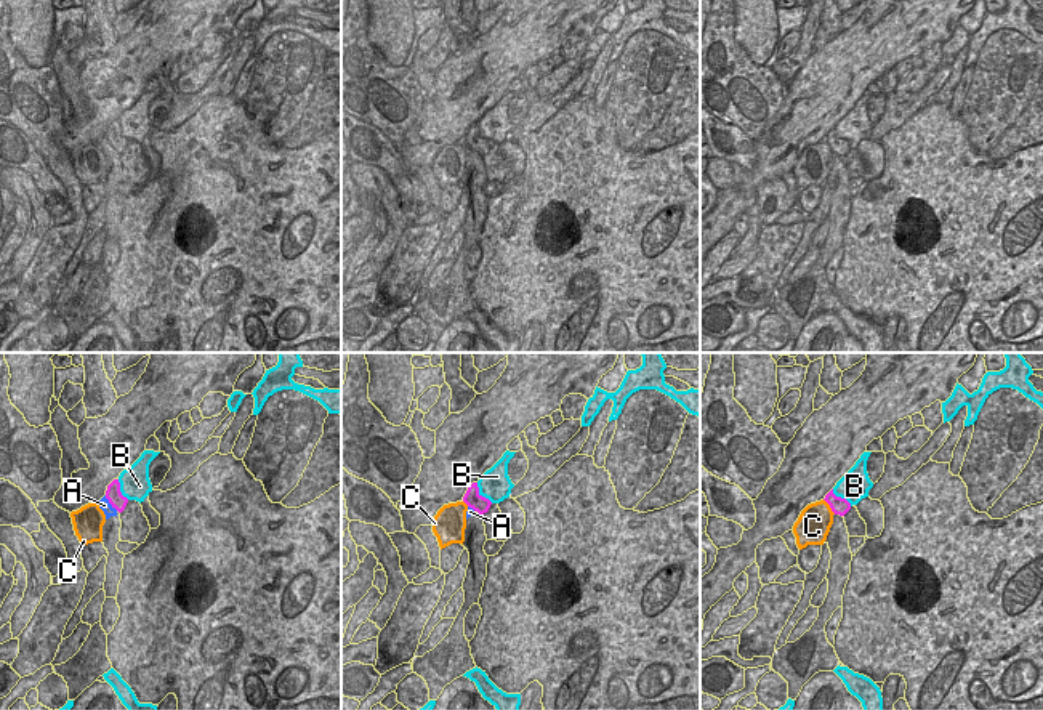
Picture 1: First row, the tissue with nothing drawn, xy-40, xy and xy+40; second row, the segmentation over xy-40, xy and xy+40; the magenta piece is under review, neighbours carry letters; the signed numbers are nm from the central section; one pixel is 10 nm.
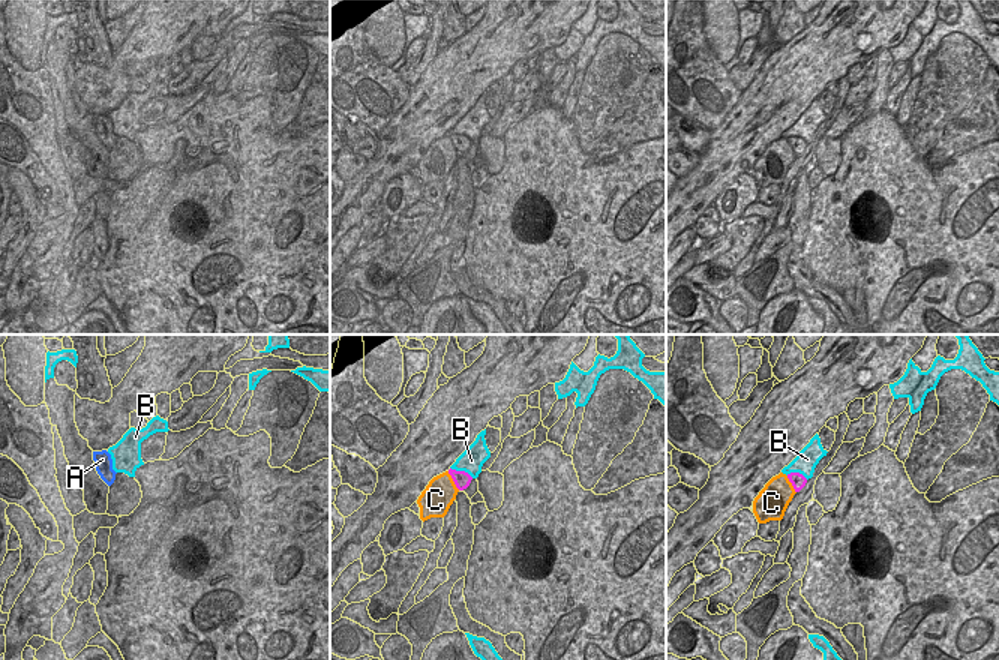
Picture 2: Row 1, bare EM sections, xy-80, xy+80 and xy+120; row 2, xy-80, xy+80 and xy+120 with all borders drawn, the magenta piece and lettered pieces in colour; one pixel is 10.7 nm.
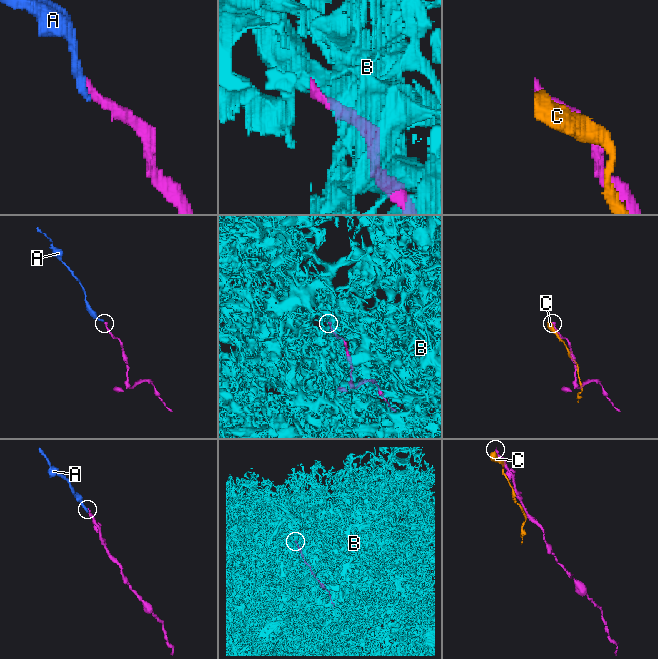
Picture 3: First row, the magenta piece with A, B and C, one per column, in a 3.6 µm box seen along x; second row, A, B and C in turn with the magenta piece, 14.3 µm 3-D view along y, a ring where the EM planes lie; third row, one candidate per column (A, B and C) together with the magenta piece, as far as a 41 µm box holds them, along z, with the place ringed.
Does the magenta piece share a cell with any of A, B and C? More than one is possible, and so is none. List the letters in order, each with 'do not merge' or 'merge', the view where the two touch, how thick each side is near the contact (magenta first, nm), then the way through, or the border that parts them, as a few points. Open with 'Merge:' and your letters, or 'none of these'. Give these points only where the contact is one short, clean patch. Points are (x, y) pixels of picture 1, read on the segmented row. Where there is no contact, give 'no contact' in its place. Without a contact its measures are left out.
Merge: A
A: merge | xy-40 | 160/120 nm | across xy-40 (112, 494), (111, 504), (104, 505)
B: do not merge | xy | 170/320 nm
C: do not merge | xy+40 | 170/340 nm

